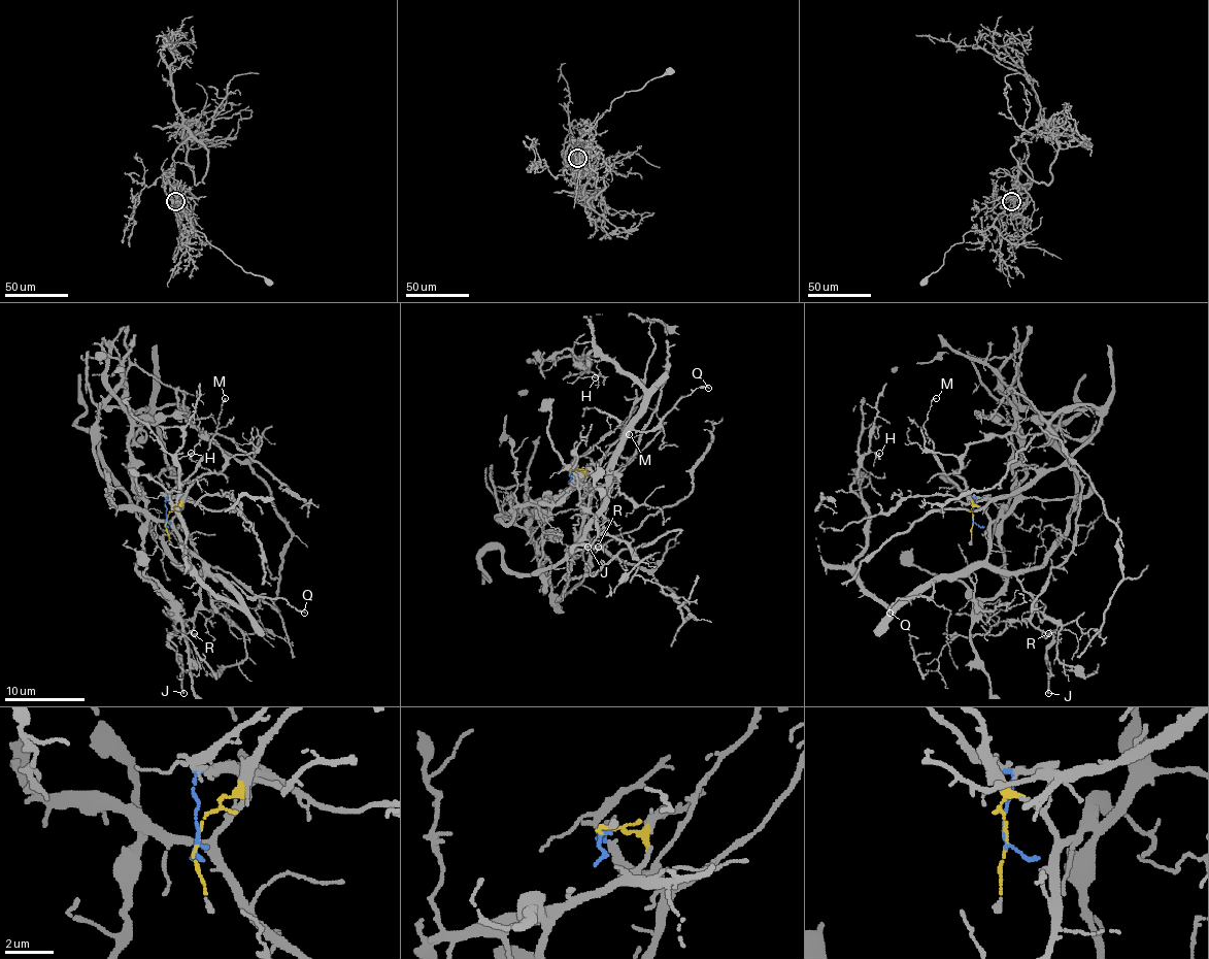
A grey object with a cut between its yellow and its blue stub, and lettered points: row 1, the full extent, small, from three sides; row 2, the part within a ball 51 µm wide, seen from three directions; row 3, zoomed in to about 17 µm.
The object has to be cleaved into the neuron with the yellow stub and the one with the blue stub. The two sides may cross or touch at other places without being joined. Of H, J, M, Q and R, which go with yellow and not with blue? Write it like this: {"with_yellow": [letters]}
{"with_yellow": ["H", "J", "Q", "R"]}

